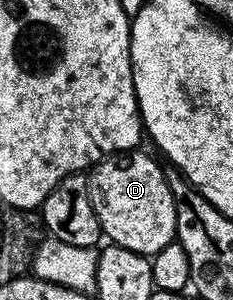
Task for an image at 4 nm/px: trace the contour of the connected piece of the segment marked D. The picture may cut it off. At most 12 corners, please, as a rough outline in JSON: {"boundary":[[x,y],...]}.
{"boundary":[[105,156],[88,193],[113,246],[153,257],[175,242],[163,164]]}

